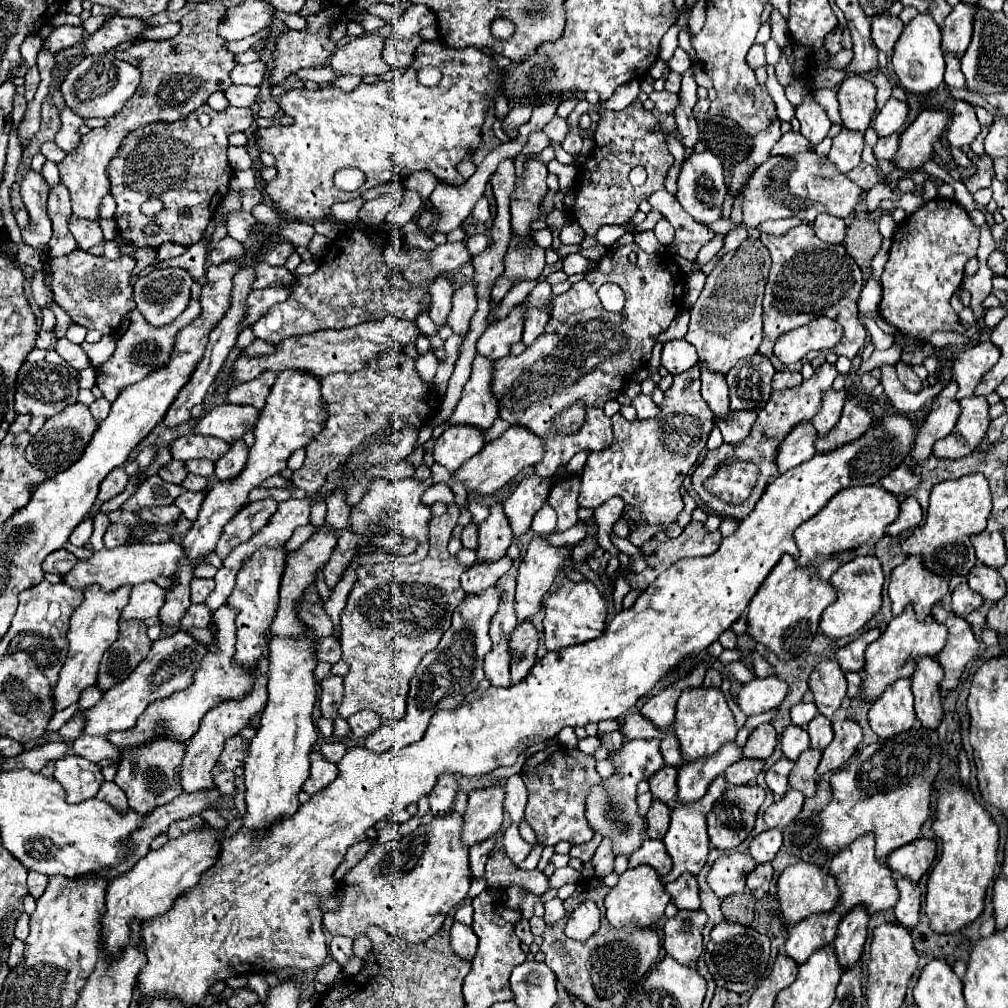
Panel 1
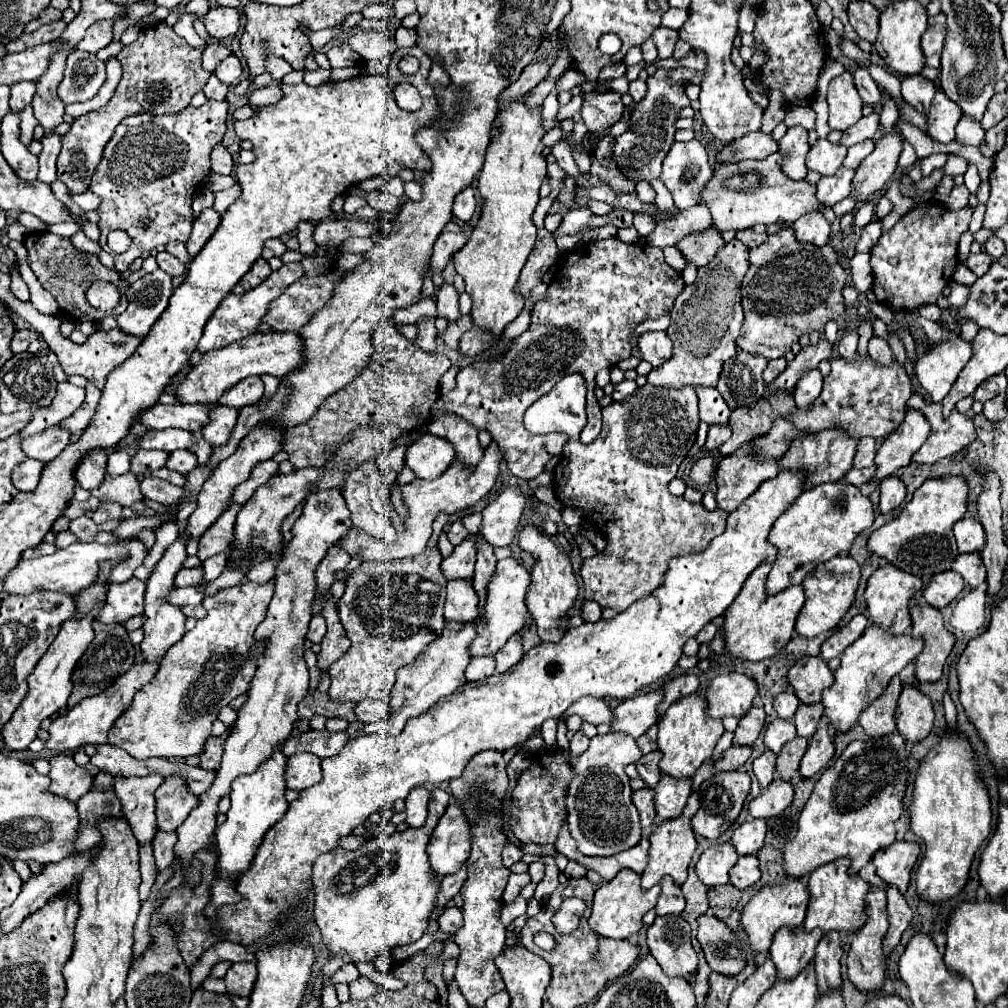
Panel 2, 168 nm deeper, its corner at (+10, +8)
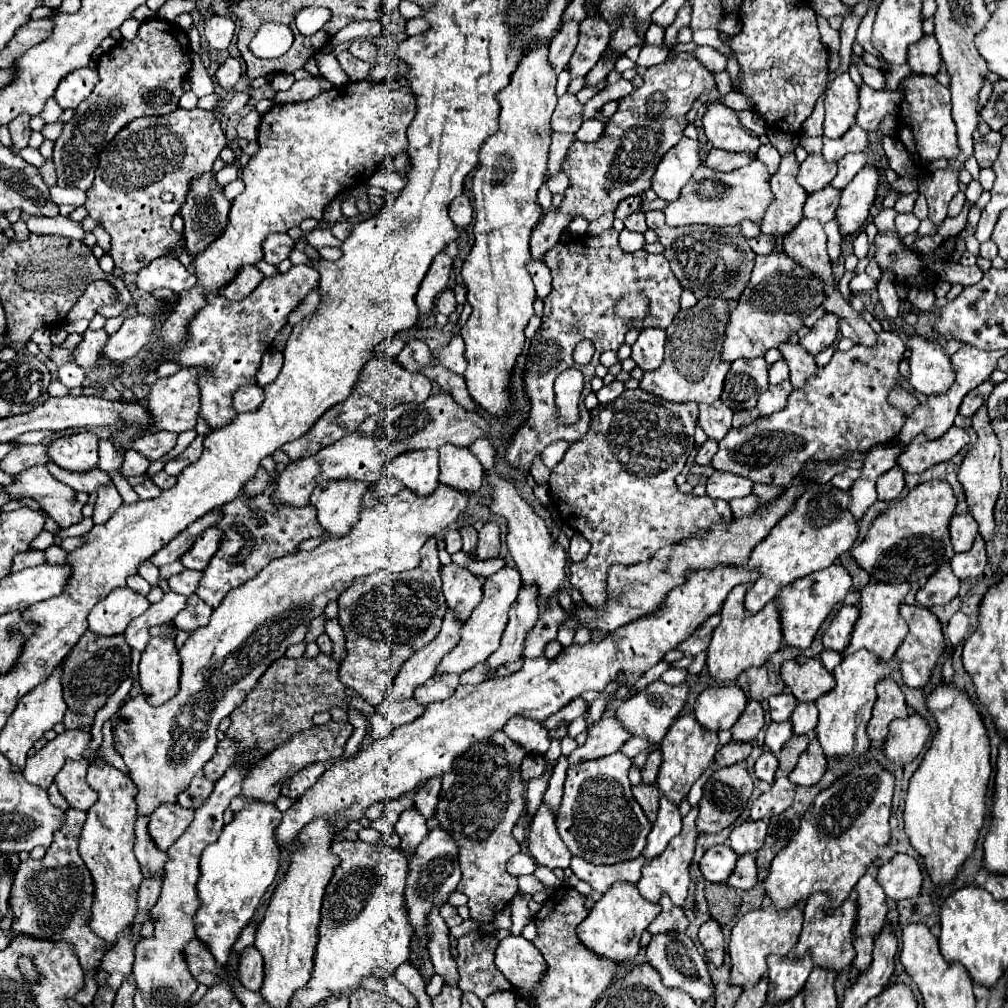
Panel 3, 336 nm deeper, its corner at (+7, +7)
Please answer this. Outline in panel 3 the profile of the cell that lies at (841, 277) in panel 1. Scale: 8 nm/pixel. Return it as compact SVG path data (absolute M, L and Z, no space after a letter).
M771 251L767 255L755 255L751 281L743 289L735 307L731 309L731 323L727 325L727 339L723 345L723 359L735 361L739 357L755 359L763 357L771 347L789 339L789 333L803 327L803 317L815 311L825 301L823 281L805 271L785 251Z

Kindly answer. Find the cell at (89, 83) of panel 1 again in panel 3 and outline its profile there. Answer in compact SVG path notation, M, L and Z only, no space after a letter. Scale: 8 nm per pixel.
M93 67L75 69L65 75L55 91L55 99L63 109L75 109L81 101L85 101L93 87L99 83L99 75Z

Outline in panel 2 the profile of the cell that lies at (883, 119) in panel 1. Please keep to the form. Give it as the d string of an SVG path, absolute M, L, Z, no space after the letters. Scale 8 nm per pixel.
M872 112L872 114L868 114L868 116L862 116L854 126L850 126L850 128L842 134L840 144L846 146L846 148L850 148L850 146L854 146L854 144L858 144L858 142L870 140L870 138L874 138L878 126L880 126L880 116L878 116L878 112Z

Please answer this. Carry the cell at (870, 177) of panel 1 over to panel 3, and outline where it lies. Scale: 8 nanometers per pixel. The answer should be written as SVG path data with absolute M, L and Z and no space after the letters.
M827 185L825 189L819 189L811 195L807 195L807 201L803 207L803 217L813 217L813 219L819 219L821 223L835 219L835 211L839 207L839 195L841 195L841 191L835 189L833 185Z

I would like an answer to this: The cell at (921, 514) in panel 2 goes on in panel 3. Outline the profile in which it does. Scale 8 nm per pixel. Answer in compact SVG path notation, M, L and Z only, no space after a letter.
M931 479L917 485L909 495L885 513L881 513L869 527L861 545L851 549L851 557L871 575L871 581L883 583L917 583L931 577L943 563L955 555L949 535L949 521L955 515L957 499L947 481Z

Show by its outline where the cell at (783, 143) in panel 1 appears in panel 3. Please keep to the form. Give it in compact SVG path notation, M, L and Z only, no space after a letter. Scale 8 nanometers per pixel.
M711 149L705 163L713 169L719 169L719 171L735 171L751 161L753 161L753 155L749 151L731 153L731 151L723 151L723 149Z

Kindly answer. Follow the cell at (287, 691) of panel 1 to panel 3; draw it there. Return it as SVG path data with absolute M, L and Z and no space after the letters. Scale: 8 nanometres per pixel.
M245 799L243 809L237 811L233 821L223 827L219 839L213 845L207 845L203 849L201 877L197 881L201 909L195 915L195 929L197 929L197 939L209 945L209 951L213 953L219 965L227 963L233 943L239 939L243 927L251 921L263 893L275 879L275 873L279 867L279 847L275 843L275 827L279 825L279 821L281 821L281 811L275 807L275 803L263 803L259 799Z

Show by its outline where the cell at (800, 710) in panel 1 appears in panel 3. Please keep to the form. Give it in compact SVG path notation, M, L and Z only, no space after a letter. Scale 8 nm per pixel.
M789 691L769 697L771 719L773 719L773 721L789 721L795 705L797 705L797 699L795 699L793 693L789 693Z

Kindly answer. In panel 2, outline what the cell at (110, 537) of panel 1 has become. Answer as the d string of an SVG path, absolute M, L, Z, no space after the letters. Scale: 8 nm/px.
M100 502L92 520L96 524L104 524L108 520L120 520L120 514L122 514L122 506L116 506L116 502Z

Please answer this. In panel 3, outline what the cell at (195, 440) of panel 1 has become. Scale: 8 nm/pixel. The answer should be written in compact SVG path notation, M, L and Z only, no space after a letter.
M155 431L155 433L147 433L147 435L137 437L133 441L133 449L151 461L157 461L159 457L167 455L175 447L175 441L177 441L177 433Z

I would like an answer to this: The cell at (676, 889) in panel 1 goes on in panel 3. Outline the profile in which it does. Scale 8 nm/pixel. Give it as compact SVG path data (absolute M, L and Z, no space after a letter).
M667 895L659 899L661 913L655 917L655 921L649 925L649 933L669 933L669 931L685 931L687 929L687 917L681 907L673 905Z

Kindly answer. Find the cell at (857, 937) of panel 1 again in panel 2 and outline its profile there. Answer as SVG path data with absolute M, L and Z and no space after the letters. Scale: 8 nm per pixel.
M830 932L824 934L816 948L814 956L814 972L816 972L816 984L818 984L818 994L824 996L826 992L840 988L842 978L840 978L840 958L842 958L842 946L840 946L840 934Z

